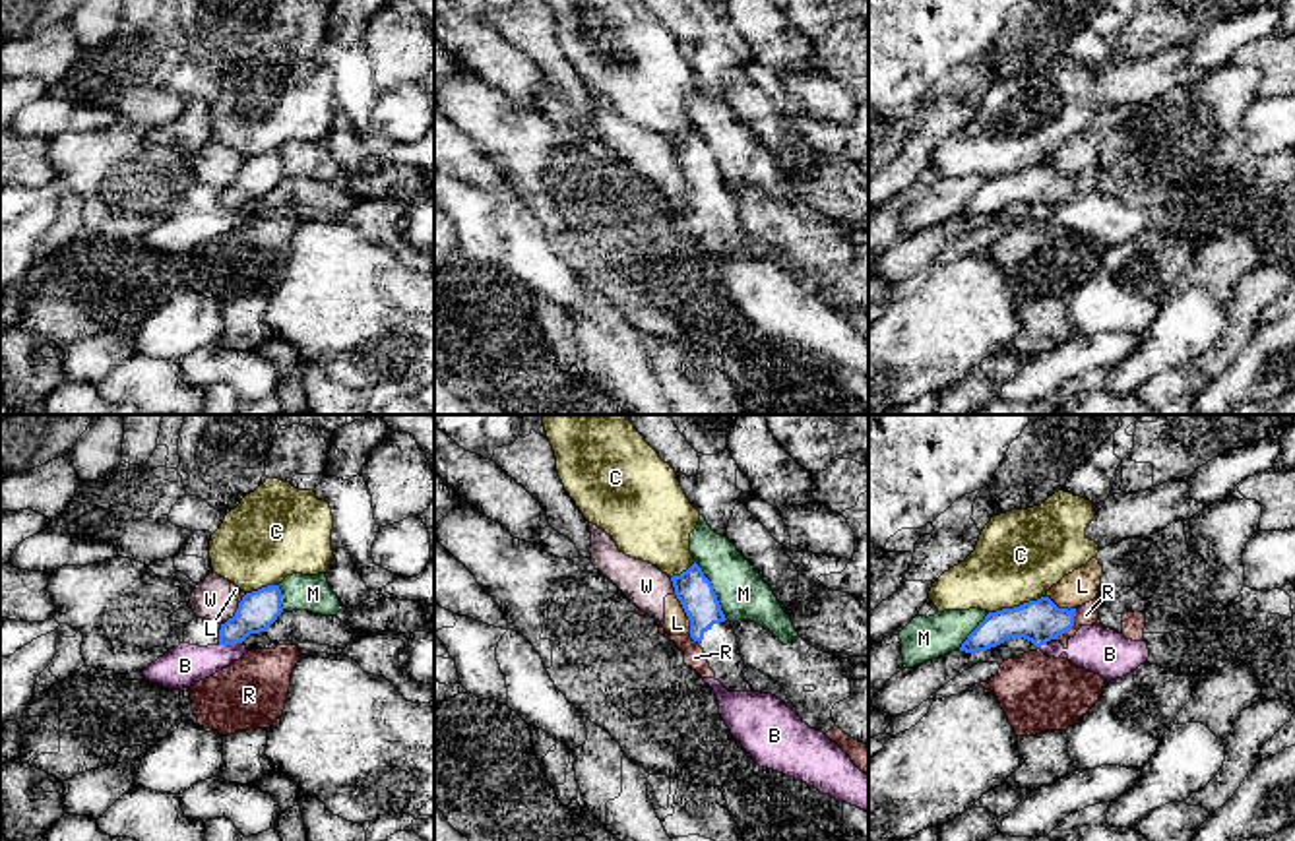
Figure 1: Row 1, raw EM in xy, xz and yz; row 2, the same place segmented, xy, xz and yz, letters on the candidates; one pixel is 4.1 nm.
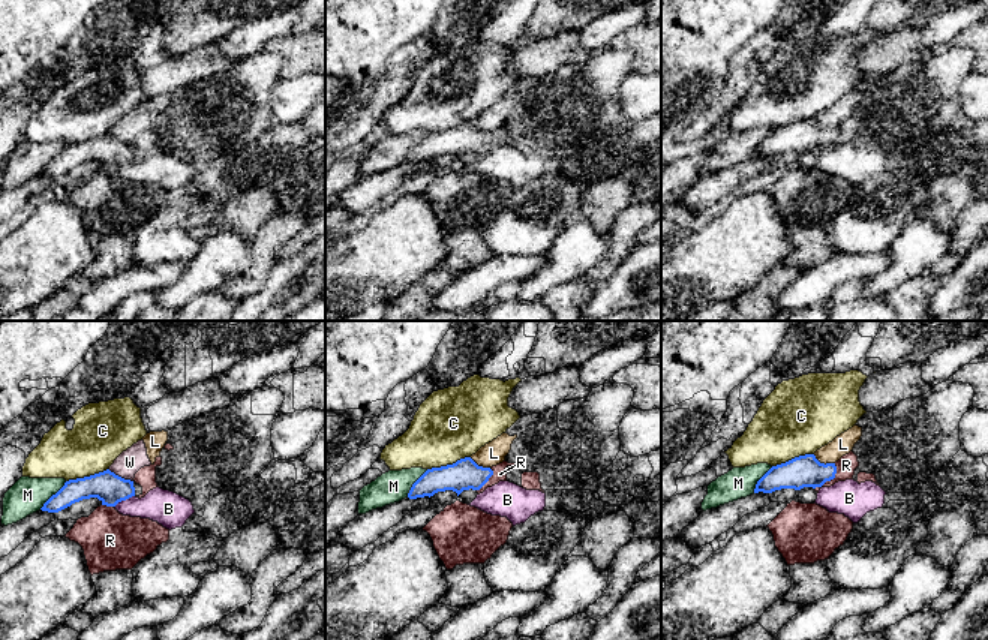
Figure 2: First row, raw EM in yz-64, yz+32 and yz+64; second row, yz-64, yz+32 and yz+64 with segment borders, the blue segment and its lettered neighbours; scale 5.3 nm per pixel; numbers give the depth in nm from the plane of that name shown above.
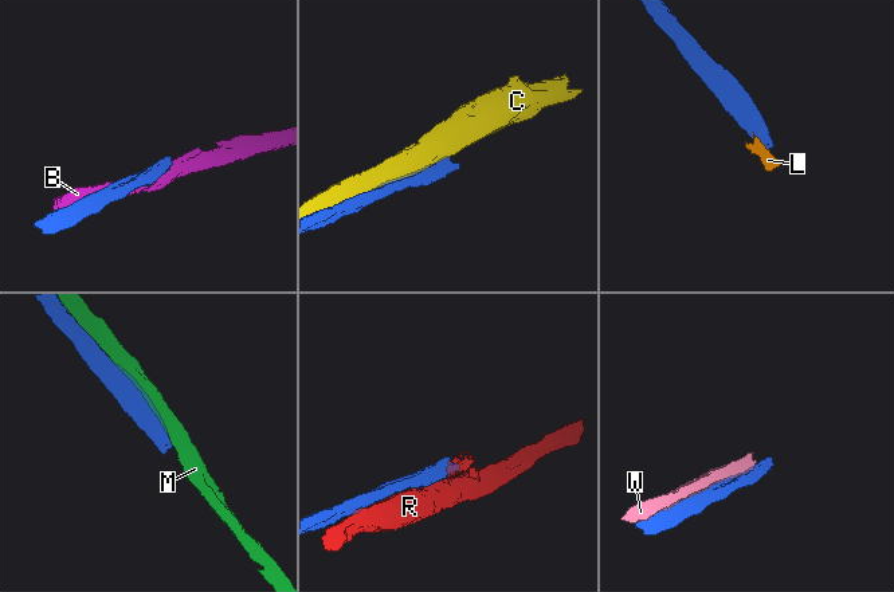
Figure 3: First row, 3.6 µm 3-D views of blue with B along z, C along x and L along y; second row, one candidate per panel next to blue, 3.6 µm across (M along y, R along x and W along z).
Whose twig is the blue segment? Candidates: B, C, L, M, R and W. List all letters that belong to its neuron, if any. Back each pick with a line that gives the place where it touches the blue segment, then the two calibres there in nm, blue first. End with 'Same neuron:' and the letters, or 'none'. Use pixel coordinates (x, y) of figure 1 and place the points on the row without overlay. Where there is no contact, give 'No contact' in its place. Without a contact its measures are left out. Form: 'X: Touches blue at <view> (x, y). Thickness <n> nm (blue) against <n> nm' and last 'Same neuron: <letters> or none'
Same neuron: none

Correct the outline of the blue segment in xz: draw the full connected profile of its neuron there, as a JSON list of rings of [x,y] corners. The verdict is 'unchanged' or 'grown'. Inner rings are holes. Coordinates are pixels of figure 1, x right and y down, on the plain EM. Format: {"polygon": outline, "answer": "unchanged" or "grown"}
{"polygon": [[[694,128],[680,141],[671,143],[675,161],[680,167],[688,186],[690,203],[700,209],[708,221],[710,234],[729,258],[752,258],[742,234],[737,202],[725,184],[711,147]]], "answer": "grown"}

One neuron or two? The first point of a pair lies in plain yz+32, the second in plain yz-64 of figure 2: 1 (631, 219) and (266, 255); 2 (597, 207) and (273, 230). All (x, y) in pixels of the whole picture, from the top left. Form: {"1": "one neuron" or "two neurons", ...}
{"1": "one neuron", "2": "two neurons"}

